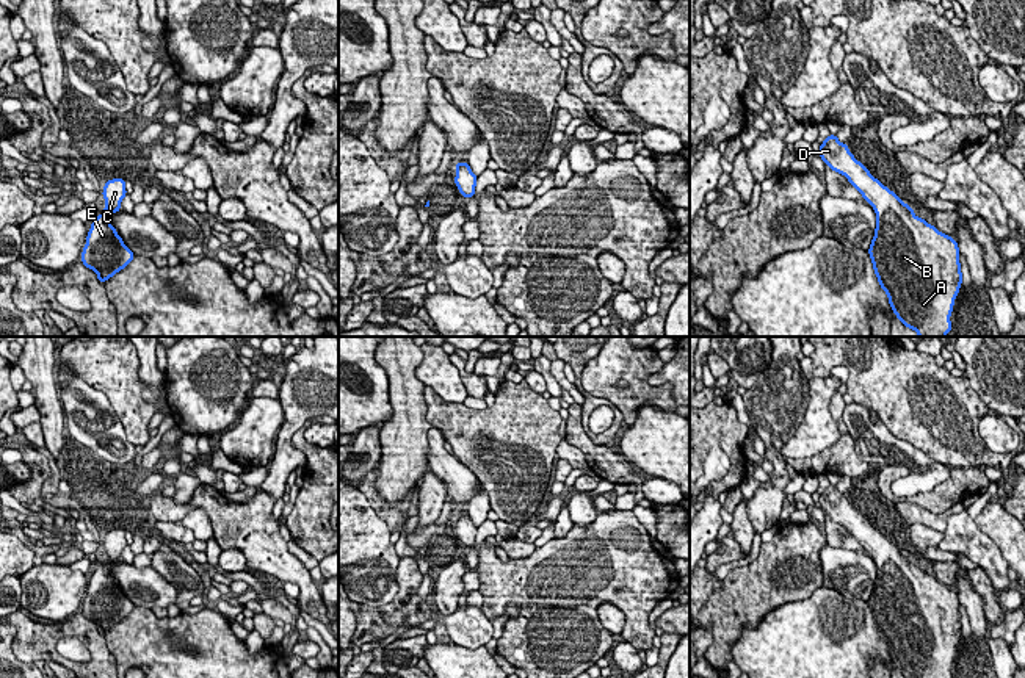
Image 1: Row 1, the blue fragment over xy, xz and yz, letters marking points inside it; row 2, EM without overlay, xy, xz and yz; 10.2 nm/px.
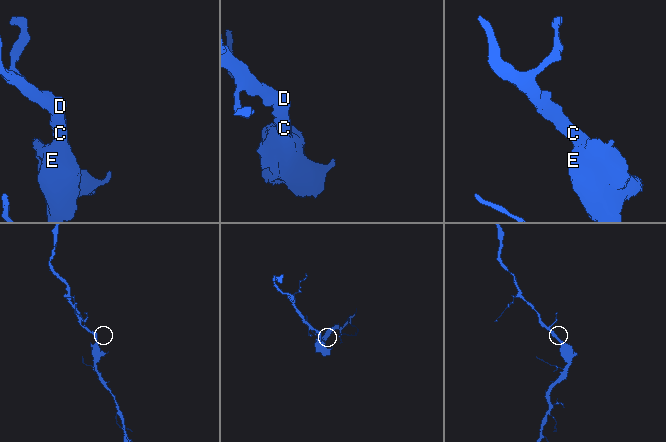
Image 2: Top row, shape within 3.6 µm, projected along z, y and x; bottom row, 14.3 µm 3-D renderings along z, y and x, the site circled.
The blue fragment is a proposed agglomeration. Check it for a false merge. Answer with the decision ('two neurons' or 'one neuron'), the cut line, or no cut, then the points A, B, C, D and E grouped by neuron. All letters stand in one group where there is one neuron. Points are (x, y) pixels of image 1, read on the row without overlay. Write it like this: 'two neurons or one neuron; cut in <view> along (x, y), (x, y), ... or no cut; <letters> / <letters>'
one neuron; no cut; A B C D E

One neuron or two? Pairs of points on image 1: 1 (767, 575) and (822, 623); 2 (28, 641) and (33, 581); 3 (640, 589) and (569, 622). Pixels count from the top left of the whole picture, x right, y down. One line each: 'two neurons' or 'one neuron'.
1: two neurons
2: two neurons
3: one neuron

